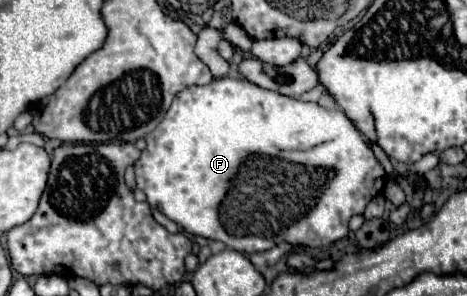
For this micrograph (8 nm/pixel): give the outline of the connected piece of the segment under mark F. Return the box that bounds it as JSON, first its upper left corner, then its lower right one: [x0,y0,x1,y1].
[134,79,386,253]

